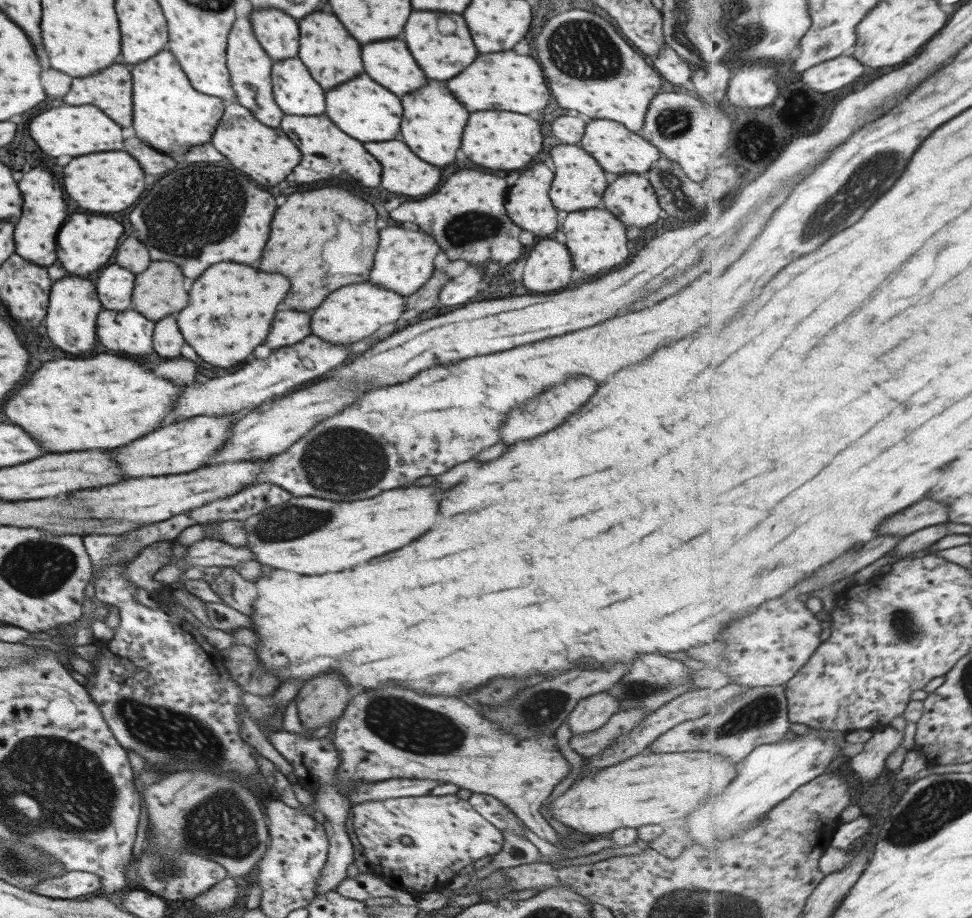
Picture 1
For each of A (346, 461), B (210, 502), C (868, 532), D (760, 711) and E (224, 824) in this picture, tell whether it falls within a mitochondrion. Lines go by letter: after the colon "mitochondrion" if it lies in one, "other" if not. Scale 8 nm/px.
A: mitochondrion
B: other
C: other
D: mitochondrion
E: mitochondrion

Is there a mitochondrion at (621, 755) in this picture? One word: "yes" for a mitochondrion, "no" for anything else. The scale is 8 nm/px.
no

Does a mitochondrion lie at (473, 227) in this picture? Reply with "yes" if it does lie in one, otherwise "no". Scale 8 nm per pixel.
yes

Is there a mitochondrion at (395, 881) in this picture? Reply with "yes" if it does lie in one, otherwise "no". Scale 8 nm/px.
no

